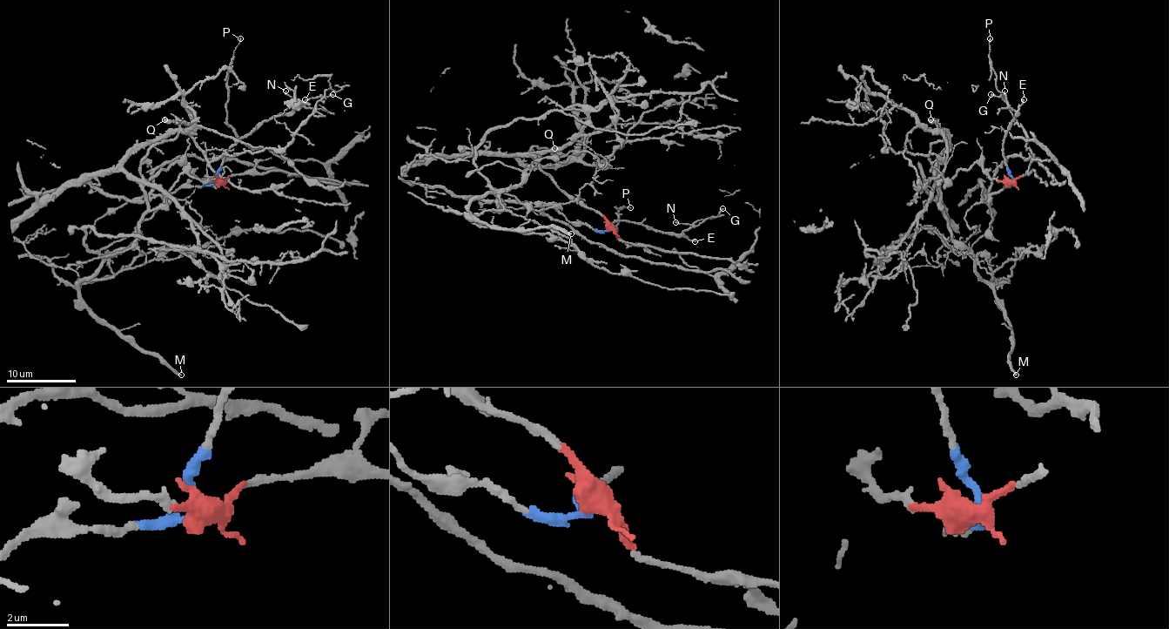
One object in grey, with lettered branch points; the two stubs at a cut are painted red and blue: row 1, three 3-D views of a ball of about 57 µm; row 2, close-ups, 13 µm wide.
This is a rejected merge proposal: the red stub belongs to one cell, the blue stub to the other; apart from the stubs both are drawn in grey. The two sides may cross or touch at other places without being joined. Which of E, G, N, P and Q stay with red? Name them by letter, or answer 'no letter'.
P, Q

